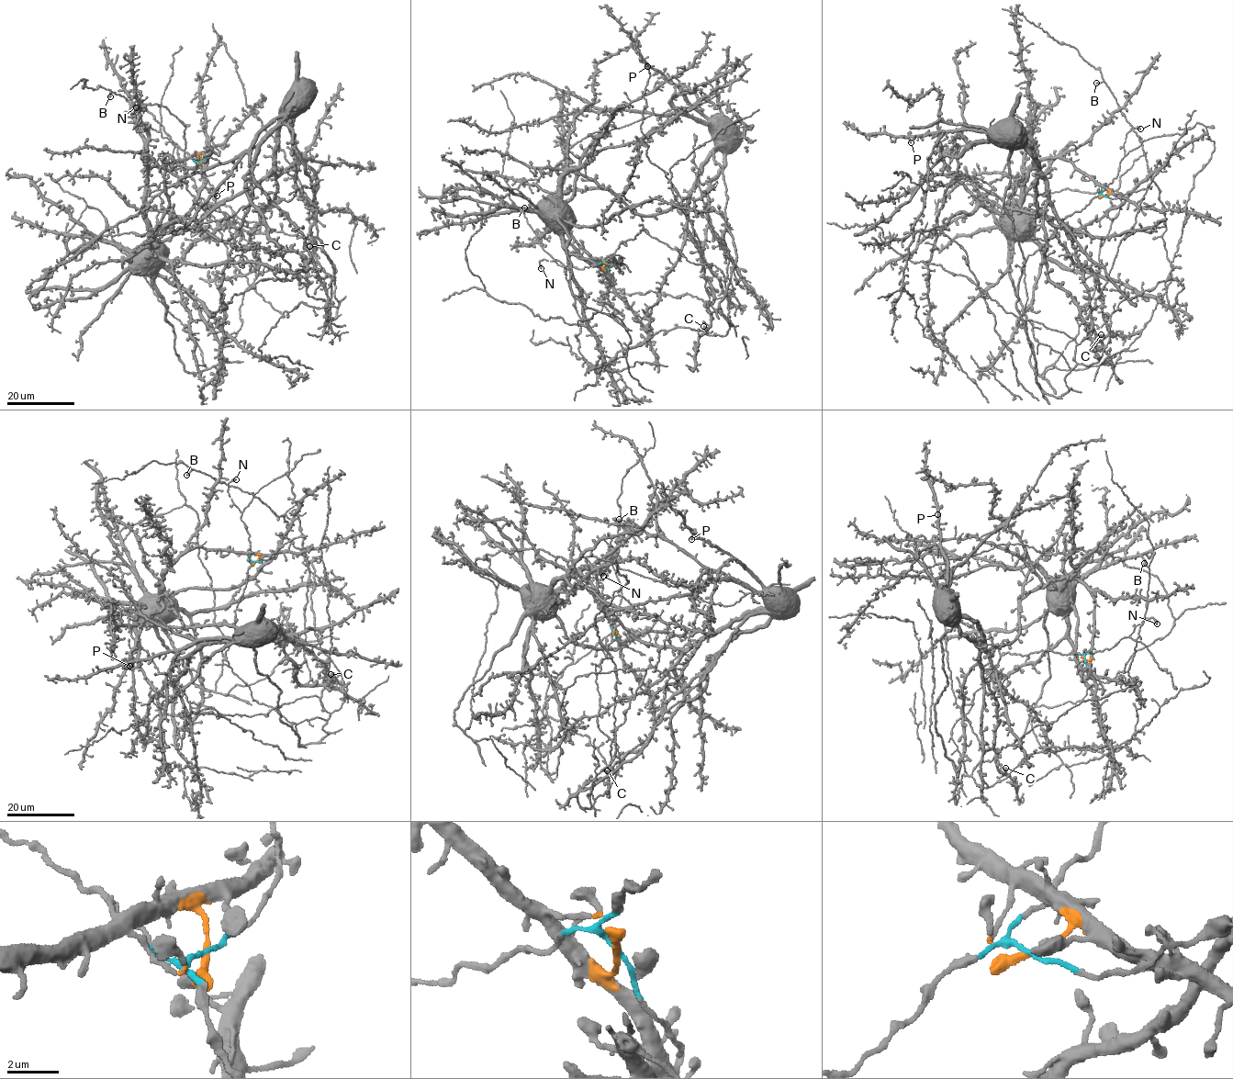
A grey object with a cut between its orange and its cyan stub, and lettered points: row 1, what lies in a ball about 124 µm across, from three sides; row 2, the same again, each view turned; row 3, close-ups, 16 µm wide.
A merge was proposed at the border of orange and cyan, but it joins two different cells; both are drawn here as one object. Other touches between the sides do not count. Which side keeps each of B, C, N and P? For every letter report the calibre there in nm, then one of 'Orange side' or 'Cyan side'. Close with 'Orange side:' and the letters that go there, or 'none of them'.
B: Thickness 320 nm. Orange side
C: Thickness 480 nm. Cyan side
N: Thickness 440 nm. Cyan side
P: Thickness 280 nm. Cyan side
Orange side: B

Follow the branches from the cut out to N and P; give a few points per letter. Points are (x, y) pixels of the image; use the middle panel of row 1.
N: (605, 264), (599, 262), (578, 269), (571, 265), (561, 266), (545, 259), (540, 261), (542, 268)
P: (605, 264), (645, 230), (719, 268), (729, 318), (710, 314), (701, 262), (723, 153), (681, 87), (647, 67)

